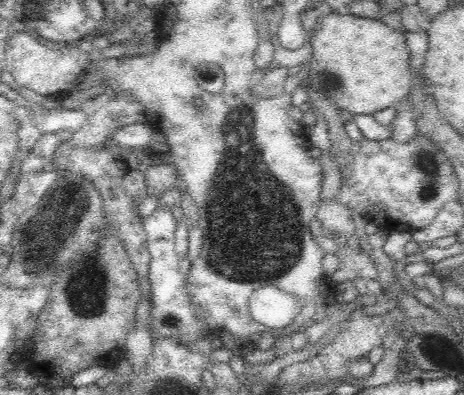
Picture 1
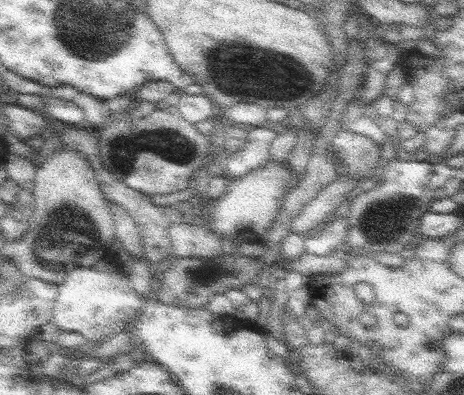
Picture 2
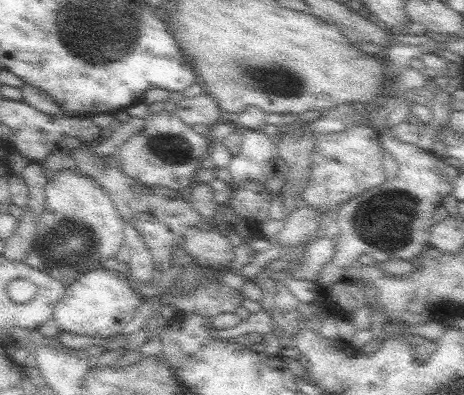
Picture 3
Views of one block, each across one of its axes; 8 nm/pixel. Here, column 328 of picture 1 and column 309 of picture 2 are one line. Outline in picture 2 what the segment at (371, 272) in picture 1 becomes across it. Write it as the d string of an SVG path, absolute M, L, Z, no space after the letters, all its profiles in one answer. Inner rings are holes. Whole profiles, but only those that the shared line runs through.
M343 214L343 218L337 218L335 220L329 220L323 228L319 228L317 232L309 234L307 240L305 240L305 254L311 254L311 256L329 256L331 252L339 250L341 244L347 240L347 232L349 232L349 222L347 222L347 216Z

